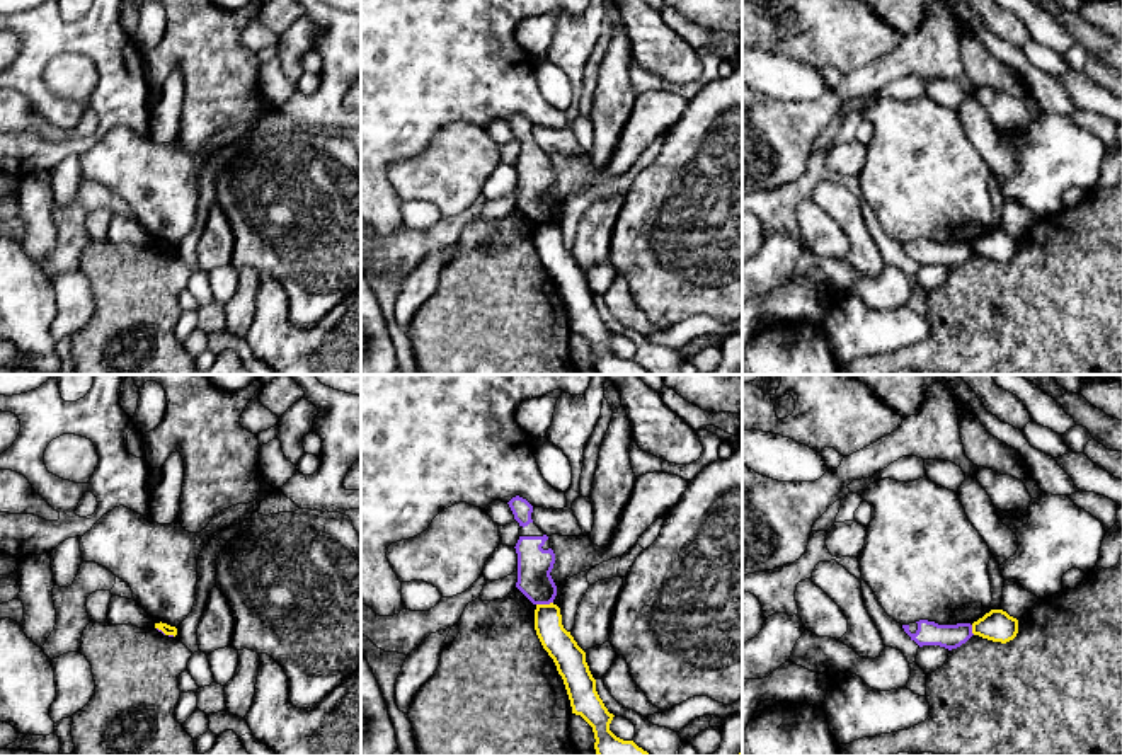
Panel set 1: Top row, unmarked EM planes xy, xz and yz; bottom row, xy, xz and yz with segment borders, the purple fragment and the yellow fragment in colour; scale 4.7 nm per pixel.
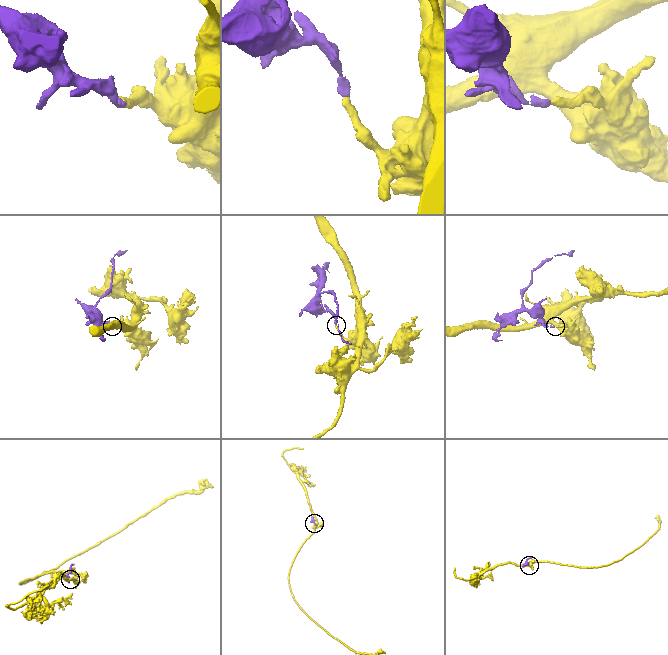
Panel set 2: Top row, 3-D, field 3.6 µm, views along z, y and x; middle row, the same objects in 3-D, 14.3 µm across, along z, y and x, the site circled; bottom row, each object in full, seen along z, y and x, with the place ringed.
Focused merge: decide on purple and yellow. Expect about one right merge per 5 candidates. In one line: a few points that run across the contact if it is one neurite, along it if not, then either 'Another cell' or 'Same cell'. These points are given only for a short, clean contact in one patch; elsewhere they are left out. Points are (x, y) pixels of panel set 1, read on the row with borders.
Line: xz (552, 601), (537, 605). Another cell

